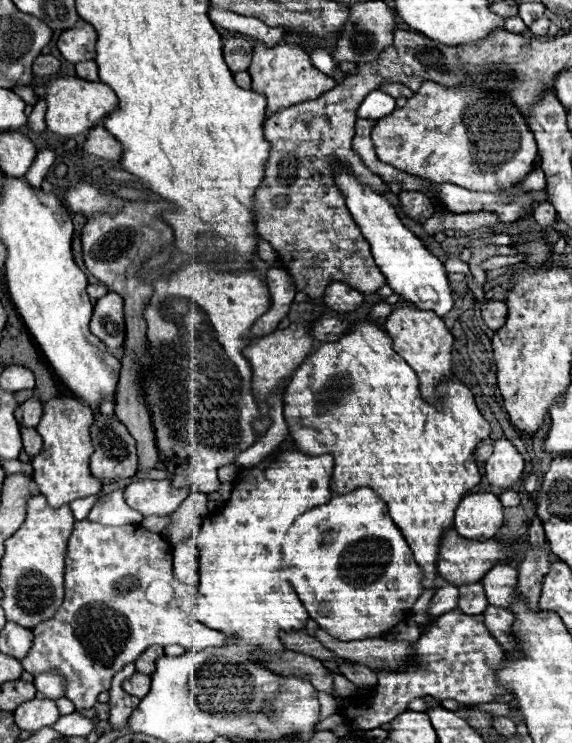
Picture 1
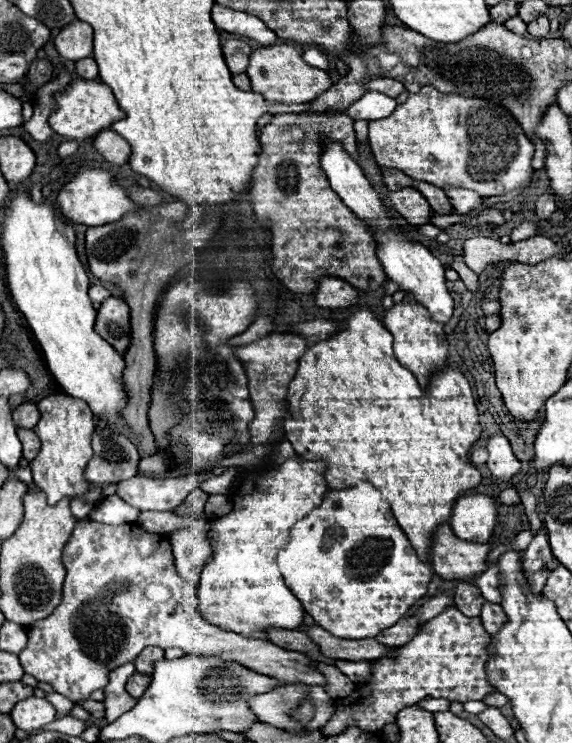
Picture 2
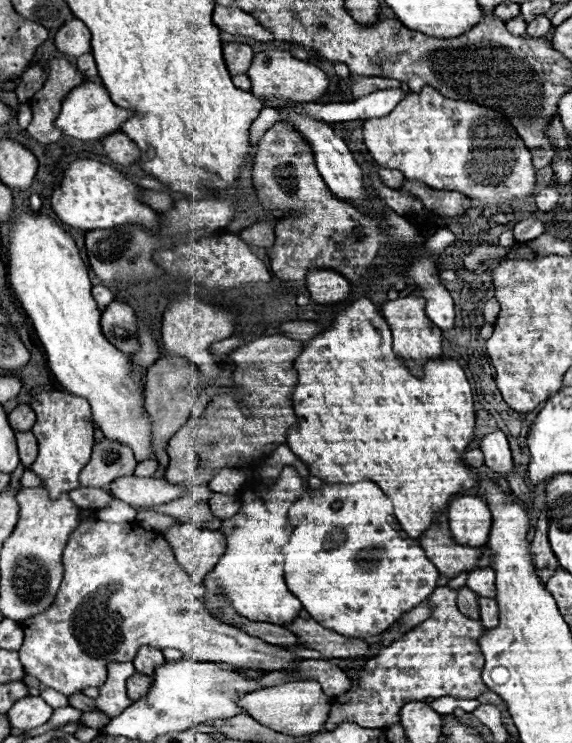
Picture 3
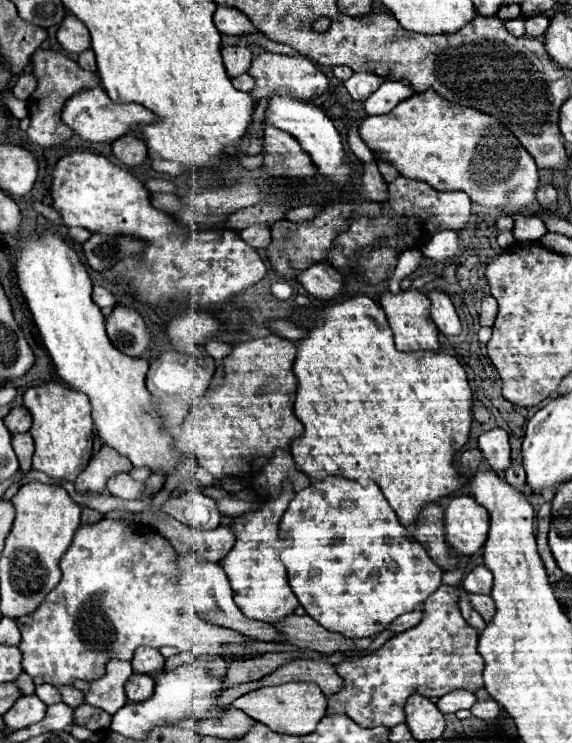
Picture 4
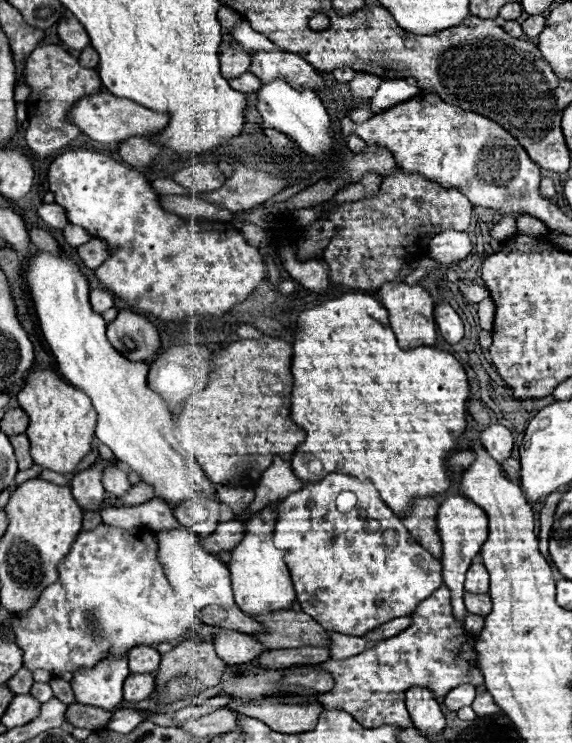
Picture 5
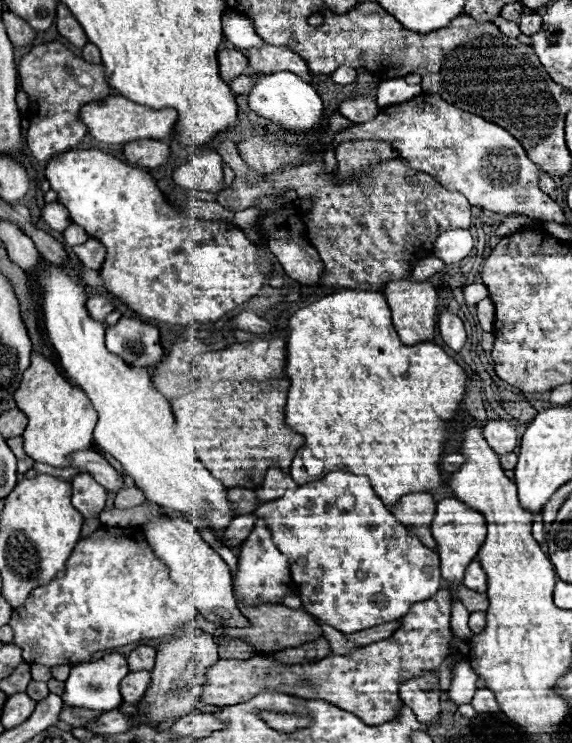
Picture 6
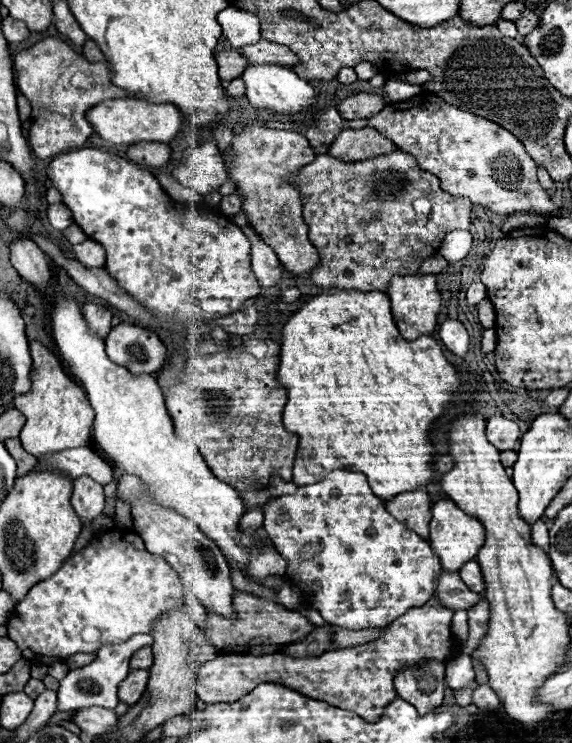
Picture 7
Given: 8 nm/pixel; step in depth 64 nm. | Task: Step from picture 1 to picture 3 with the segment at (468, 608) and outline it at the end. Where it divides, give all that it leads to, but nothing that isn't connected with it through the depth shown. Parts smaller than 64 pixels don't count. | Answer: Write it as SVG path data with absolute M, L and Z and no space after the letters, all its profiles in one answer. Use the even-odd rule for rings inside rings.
M466 586L458 588L458 608L464 616L472 618L472 620L480 620L480 612L478 612L478 594L474 594L472 590L468 590Z

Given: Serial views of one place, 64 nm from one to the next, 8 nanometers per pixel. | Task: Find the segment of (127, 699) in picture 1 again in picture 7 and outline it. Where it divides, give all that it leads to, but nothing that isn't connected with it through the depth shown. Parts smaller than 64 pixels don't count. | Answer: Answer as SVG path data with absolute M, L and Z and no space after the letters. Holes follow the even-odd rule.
M136 634L130 640L122 642L122 644L102 644L96 650L96 658L76 670L70 670L66 674L64 680L60 680L60 688L58 688L58 706L56 712L66 712L66 710L76 710L76 708L84 708L84 706L100 706L100 708L114 708L118 704L118 684L128 676L130 668L128 662L132 658L132 654L136 650L140 650L142 646L150 646L152 644L152 636L150 634Z

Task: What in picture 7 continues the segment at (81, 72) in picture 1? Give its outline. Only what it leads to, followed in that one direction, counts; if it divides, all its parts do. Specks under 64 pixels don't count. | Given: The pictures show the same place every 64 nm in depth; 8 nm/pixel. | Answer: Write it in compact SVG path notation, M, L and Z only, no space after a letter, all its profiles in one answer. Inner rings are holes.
M88 40L84 44L84 58L88 58L90 62L102 62L104 60L104 54L102 54L100 46L94 40Z

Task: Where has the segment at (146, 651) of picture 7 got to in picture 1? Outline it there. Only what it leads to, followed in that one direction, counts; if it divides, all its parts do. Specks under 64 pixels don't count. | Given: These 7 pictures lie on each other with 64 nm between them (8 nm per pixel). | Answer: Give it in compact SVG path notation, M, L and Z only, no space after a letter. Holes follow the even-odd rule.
M150 646L142 652L142 656L136 660L136 672L140 674L152 674L156 670L156 660L164 656L162 646Z

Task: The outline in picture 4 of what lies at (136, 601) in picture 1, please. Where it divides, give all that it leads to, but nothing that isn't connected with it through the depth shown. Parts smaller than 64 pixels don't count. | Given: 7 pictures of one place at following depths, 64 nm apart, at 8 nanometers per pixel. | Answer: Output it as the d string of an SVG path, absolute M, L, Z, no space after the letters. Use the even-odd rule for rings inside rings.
M102 520L94 526L80 526L66 554L60 560L62 580L48 592L48 598L38 610L16 618L22 640L18 644L24 660L24 672L30 676L44 676L48 684L70 684L72 680L94 680L104 674L104 666L110 660L132 660L138 646L172 646L176 650L190 650L196 656L218 654L222 646L238 652L244 636L204 622L194 612L184 612L176 588L176 554L166 540L148 528L128 528L114 520Z

